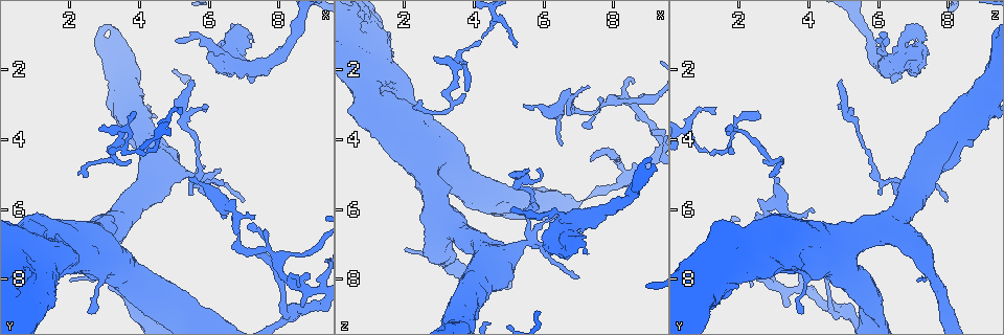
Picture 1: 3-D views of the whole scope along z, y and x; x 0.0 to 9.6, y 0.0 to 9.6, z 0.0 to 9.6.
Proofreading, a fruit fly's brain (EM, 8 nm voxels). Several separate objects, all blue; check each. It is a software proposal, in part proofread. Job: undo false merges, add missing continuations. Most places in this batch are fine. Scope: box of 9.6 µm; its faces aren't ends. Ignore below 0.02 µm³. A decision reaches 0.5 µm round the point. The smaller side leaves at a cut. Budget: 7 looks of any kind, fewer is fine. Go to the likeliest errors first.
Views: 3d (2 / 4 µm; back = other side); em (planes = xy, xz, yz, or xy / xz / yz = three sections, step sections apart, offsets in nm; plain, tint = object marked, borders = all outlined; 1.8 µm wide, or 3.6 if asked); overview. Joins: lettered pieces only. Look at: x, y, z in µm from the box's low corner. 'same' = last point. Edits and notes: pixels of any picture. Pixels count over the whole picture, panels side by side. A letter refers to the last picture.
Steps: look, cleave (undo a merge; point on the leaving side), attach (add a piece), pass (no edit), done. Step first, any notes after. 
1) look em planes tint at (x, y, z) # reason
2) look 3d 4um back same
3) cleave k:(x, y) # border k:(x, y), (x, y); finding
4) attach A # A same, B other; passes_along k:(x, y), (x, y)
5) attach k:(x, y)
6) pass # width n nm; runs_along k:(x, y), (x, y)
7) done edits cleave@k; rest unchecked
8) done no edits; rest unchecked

look 3d 2um back at (1.95, 8.05, 7.15) # branch stops here

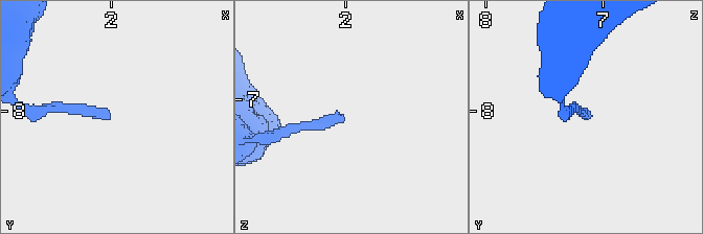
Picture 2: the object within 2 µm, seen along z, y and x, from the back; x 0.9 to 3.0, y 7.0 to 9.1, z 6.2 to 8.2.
look em planes borders at (2.00, 8.04, 7.16)

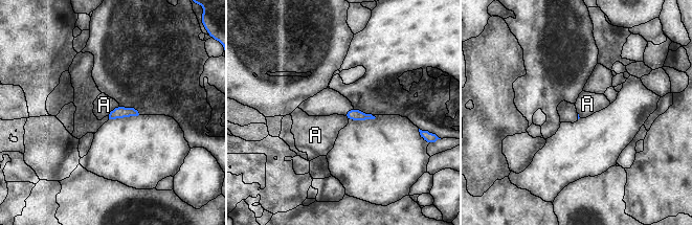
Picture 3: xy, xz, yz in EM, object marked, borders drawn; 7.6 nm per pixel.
pass # A other; border 3:(118, 105), (108, 115); none of them fits

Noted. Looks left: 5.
look 3d 4um back at (7.95, 7.40, 2.90) # abrupt turn

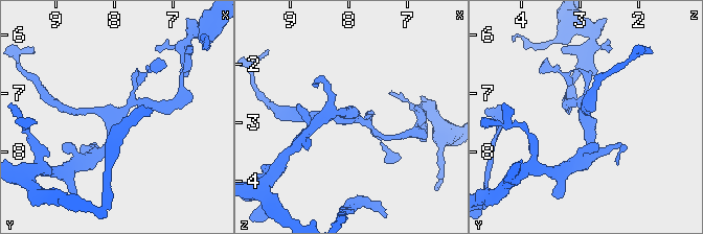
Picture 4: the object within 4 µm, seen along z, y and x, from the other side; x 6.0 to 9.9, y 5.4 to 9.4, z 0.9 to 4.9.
look em planes tint at (8.00, 7.40, 2.90)

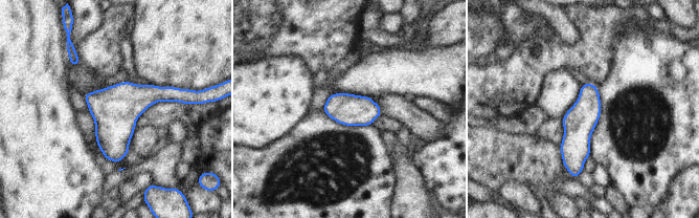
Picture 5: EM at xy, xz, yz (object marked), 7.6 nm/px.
look em planes borders same

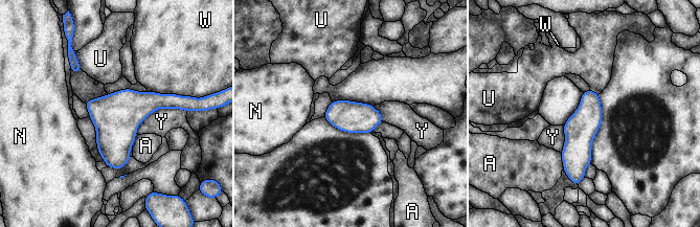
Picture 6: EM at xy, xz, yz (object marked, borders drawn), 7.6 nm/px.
pass # longest_contact Y 420 nm; A other, N other, U other, W other, Y other; continuous, no second neuron

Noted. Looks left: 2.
look em xz step 8 tint at (5.75, 5.15, 7.05)

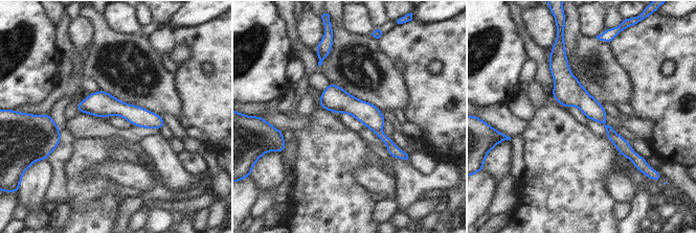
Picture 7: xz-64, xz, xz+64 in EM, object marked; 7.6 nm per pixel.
look em planes borders same # another direction

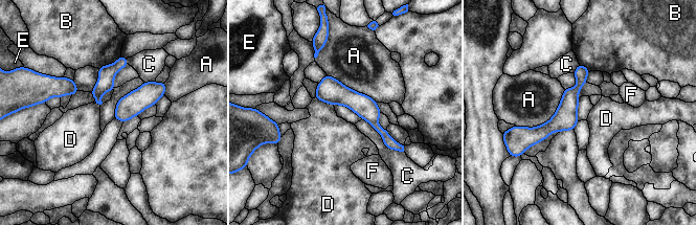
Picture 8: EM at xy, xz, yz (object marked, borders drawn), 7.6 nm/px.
pass # width 180 nm; A other, B other, C other, D other, E other, F other; runs_along 8:(319, 85), (353, 99), (396, 145); all the same neuron

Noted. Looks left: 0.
done no edits; rest unchecked

